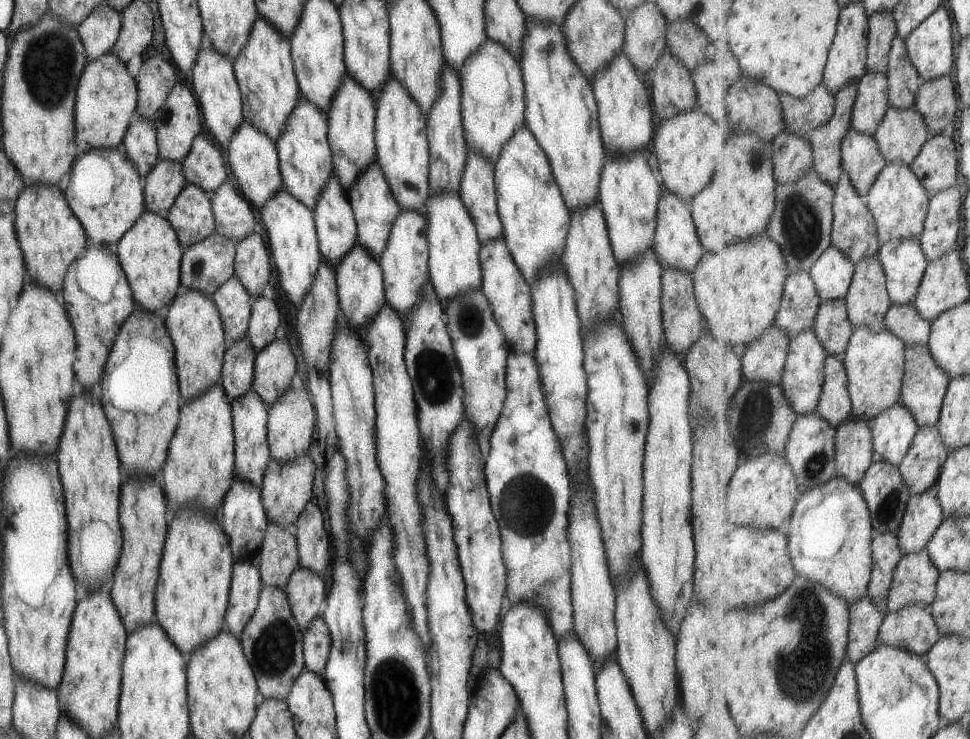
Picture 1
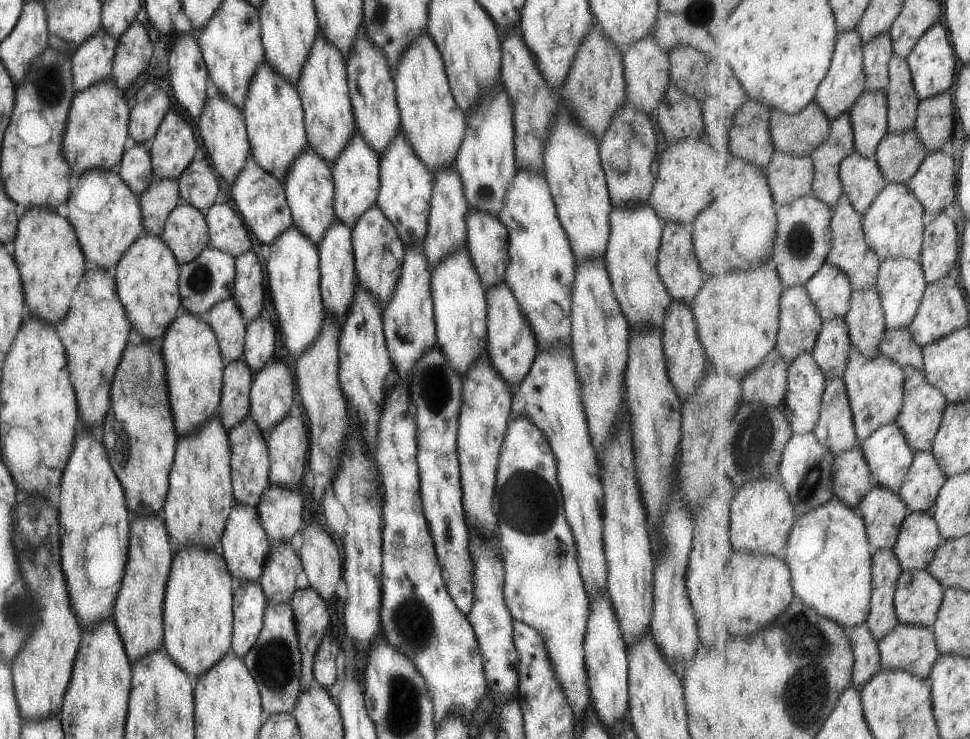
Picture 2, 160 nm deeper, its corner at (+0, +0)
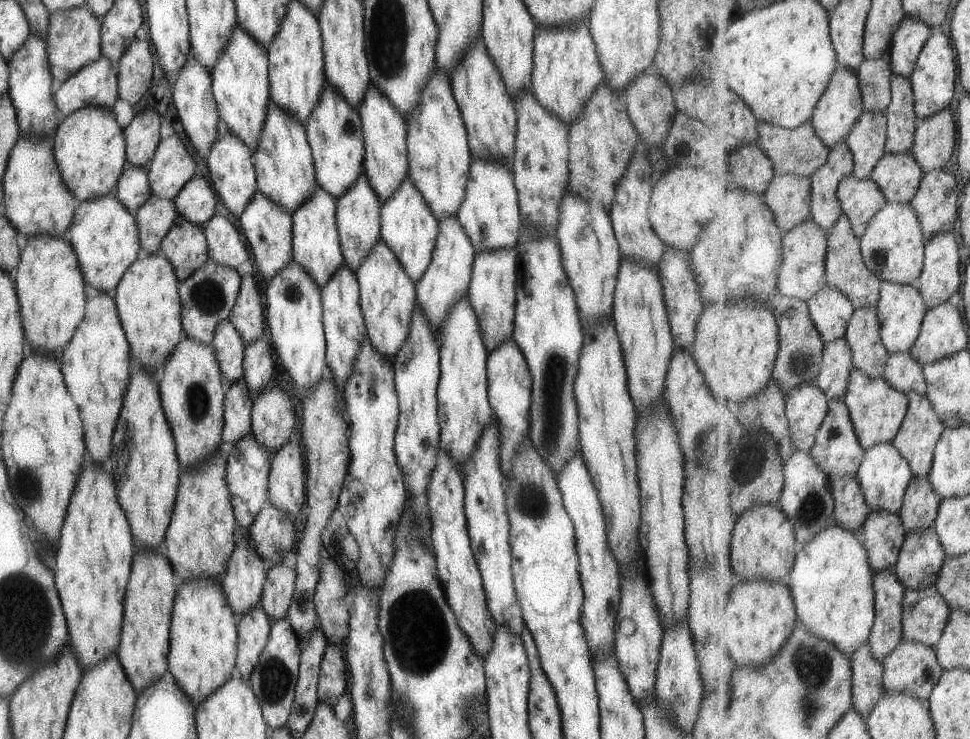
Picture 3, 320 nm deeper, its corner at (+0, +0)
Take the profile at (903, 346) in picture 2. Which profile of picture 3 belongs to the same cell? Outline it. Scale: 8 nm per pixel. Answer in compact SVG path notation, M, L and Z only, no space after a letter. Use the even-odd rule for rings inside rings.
M909 353L890 354L886 364L885 380L899 392L917 393L928 396L928 386L924 377L924 368Z

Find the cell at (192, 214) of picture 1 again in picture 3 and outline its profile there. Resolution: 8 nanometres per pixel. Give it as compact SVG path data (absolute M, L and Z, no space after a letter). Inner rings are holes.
M177 215L168 233L161 239L159 254L171 263L179 282L190 277L191 273L208 259L206 238L202 227L191 224L188 220Z

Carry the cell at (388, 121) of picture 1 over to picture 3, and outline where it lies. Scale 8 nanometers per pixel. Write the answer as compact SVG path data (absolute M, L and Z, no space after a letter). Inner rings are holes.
M408 175L400 182L399 188L380 206L380 225L380 240L395 255L405 274L415 284L431 260L438 233L438 220L415 190Z

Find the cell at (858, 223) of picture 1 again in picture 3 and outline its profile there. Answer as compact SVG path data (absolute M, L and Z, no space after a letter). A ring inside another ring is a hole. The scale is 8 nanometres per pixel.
M845 213L842 214L838 224L834 226L828 236L826 273L828 286L843 291L843 294L846 294L854 303L855 309L877 308L883 280L873 274L870 267L866 265L860 238L854 233L850 218Z

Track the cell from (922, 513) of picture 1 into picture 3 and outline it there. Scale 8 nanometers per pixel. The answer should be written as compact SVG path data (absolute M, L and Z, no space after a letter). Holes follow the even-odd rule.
M934 527L909 532L893 572L905 590L935 587L949 558Z

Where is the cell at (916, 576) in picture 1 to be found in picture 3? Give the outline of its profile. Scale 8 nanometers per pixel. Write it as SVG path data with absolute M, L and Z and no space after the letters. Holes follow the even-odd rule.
M936 589L908 590L904 597L904 640L936 648L950 622L951 608Z

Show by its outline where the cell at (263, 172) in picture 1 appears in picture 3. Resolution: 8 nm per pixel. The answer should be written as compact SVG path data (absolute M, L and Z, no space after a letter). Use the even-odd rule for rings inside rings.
M255 191L239 216L239 226L251 248L257 272L269 281L292 260L292 218L281 205L276 205L259 191Z

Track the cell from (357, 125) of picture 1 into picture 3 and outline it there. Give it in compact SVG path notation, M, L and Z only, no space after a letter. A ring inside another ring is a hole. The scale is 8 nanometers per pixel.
M364 170L354 185L347 189L335 202L336 229L344 266L355 274L361 261L370 252L371 247L380 240L380 202L369 186Z

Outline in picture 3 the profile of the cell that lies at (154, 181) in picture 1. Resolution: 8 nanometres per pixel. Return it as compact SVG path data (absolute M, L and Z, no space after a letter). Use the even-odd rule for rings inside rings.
M151 194L134 215L138 230L141 255L159 254L161 239L175 220L176 208L172 201Z

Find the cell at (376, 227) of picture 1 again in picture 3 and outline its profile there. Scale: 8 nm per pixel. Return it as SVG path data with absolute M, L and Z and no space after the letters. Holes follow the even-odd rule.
M381 240L371 247L354 275L358 284L359 306L366 337L380 355L391 360L409 334L410 318L416 305L414 282Z

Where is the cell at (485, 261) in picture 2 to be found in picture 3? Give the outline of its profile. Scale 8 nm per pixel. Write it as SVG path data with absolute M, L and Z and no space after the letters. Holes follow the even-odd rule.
M515 249L474 254L466 298L473 309L483 346L488 354L511 337L514 321L515 281L518 258Z

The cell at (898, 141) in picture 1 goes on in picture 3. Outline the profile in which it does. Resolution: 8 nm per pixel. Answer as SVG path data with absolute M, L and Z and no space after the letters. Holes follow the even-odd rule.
M912 154L887 155L879 161L870 176L883 191L889 203L914 200L925 172Z

